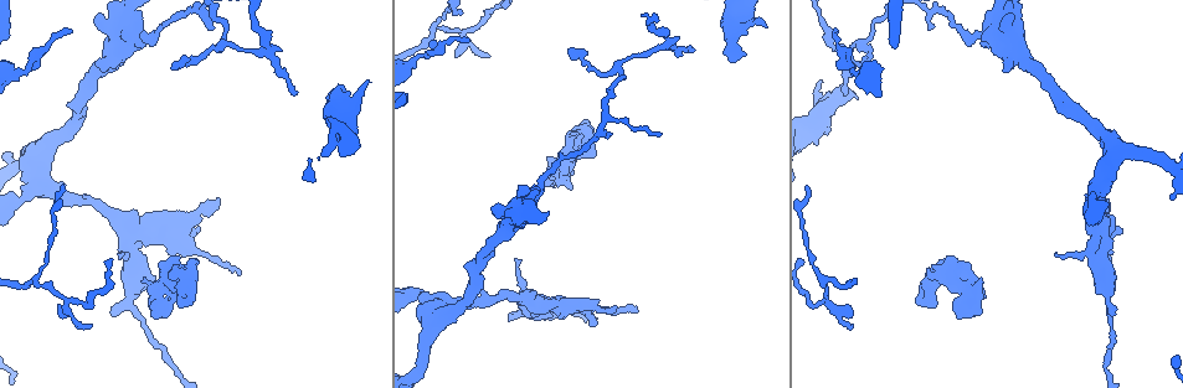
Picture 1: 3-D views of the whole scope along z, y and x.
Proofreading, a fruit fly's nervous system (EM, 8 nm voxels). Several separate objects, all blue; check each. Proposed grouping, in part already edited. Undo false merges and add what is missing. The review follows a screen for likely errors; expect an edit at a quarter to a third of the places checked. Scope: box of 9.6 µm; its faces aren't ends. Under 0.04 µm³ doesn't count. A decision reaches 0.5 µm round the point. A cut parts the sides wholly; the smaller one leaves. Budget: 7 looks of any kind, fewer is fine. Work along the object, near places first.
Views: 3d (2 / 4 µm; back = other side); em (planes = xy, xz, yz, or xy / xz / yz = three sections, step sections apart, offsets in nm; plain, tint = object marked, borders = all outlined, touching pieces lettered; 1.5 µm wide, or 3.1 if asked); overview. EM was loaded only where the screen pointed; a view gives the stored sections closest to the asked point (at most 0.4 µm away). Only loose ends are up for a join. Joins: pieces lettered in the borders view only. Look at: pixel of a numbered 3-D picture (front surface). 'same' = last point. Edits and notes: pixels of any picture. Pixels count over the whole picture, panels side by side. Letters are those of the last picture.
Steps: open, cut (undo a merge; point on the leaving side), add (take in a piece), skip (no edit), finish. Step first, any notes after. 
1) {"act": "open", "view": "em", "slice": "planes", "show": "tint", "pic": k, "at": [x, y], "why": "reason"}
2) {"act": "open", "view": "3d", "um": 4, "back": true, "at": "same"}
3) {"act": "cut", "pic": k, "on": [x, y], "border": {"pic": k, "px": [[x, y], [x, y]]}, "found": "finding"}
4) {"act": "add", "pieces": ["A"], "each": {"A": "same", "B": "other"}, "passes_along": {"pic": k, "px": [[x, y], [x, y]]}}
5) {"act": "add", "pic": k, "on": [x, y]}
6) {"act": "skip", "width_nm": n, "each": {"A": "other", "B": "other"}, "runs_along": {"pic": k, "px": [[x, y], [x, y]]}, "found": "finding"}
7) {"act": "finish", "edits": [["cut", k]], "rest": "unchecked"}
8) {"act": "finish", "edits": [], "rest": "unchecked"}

{"act": "open", "view": "em", "slice": "planes", "show": "borders", "pic": 1, "at": [837, 30], "why": "branch stops here"}

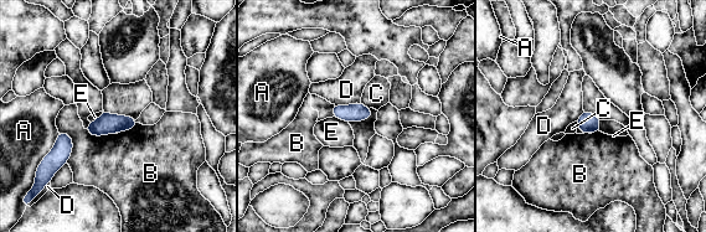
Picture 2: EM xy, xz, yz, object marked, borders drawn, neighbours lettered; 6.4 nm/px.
{"act": "skip", "each": {"A": "other", "B": "other", "C": "other", "D": "other", "E": "other"}, "border": {"pic": 2, "px": [[333, 117], [348, 123]]}, "found": "none of them fits"}

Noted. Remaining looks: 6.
{"act": "open", "view": "em", "slice": "xy", "step": 4, "show": "borders", "pic": 1, "at": [567, 52], "why": "branch stops here"}

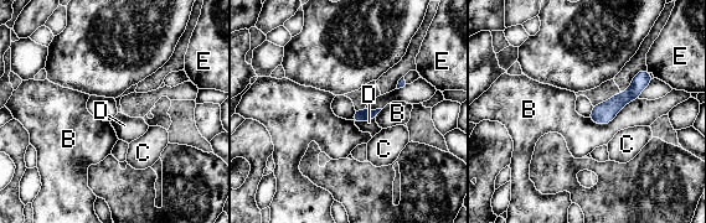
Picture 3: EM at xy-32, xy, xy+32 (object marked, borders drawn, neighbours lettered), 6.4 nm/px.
{"act": "skip", "longest_contact_nm": ["B", 360], "each": {"B": "other", "C": "other", "D": "other", "E": "other"}, "runs_along": {"pic": 3, "px": [[647, 74], [625, 97], [593, 117]]}, "found": "none of them fits"}

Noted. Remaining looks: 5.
{"act": "open", "view": "3d", "um": 2, "pic": 1, "at": [209, 29]}

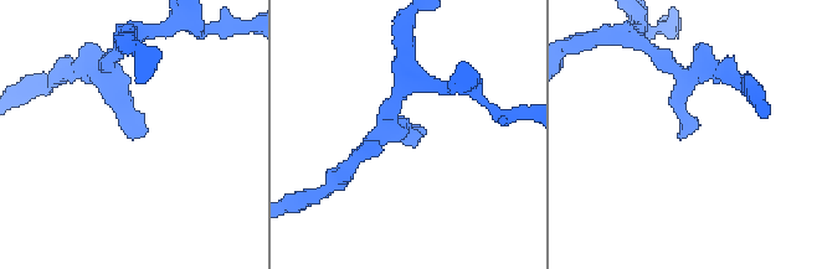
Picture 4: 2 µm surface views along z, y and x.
{"act": "open", "view": "em", "slice": "planes", "show": "borders", "pic": 4, "at": [679, 134], "why": "now the EM"}

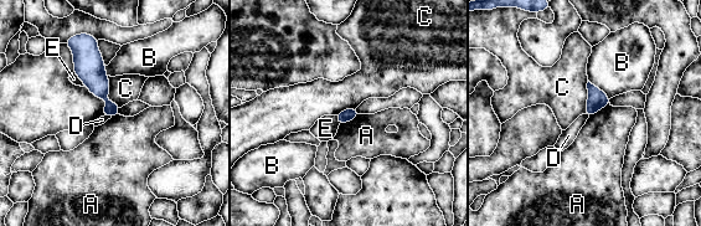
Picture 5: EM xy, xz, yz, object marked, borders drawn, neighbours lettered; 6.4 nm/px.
{"act": "skip", "longest_contact_nm": ["C", 220], "each": {"A": "other", "B": "other", "C": "other", "D": "other", "E": "other"}, "runs_along": {"pic": 5, "px": [[84, 41], [88, 66], [112, 113]]}, "found": "none of them fits"}

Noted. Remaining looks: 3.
{"act": "finish", "edits": [], "rest": "unchecked"}

